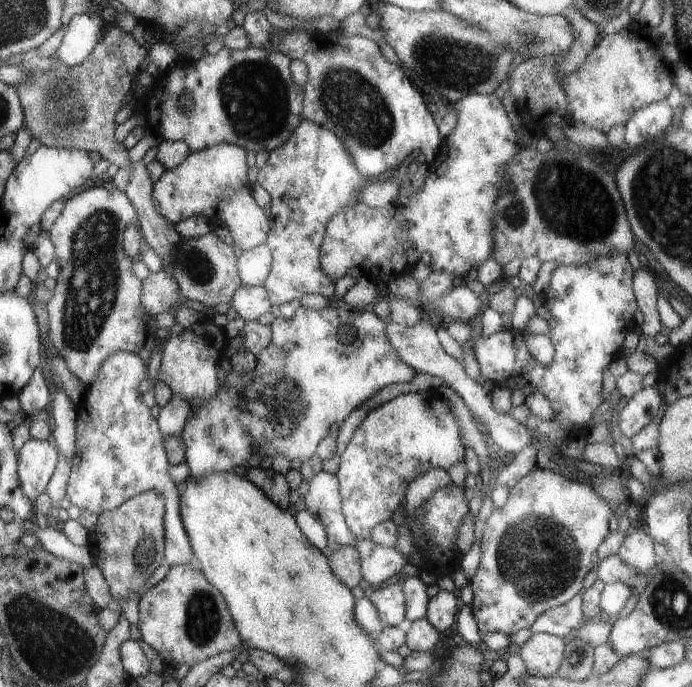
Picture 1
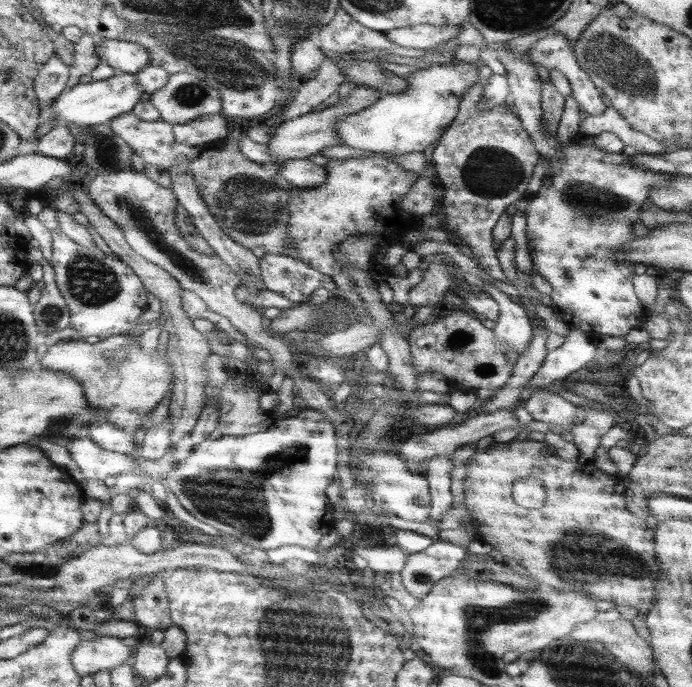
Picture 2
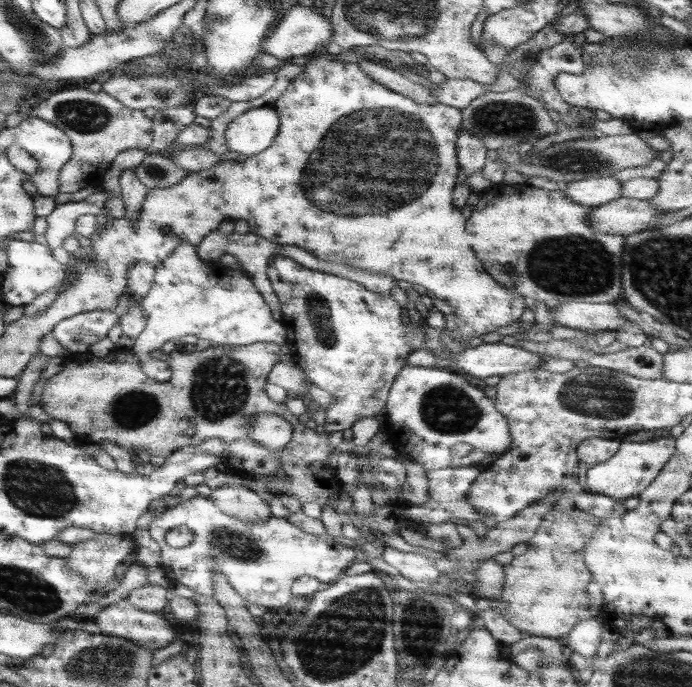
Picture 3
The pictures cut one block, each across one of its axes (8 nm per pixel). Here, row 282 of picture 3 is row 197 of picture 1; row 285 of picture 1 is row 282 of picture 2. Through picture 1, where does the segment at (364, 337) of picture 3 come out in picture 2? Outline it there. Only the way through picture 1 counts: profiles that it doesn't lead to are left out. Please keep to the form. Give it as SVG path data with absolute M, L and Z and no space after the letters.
M265 253L261 258L258 258L258 267L259 280L261 280L264 290L275 292L289 302L305 303L318 288L336 291L335 283L331 277L309 268L309 265L303 264L291 256Z

